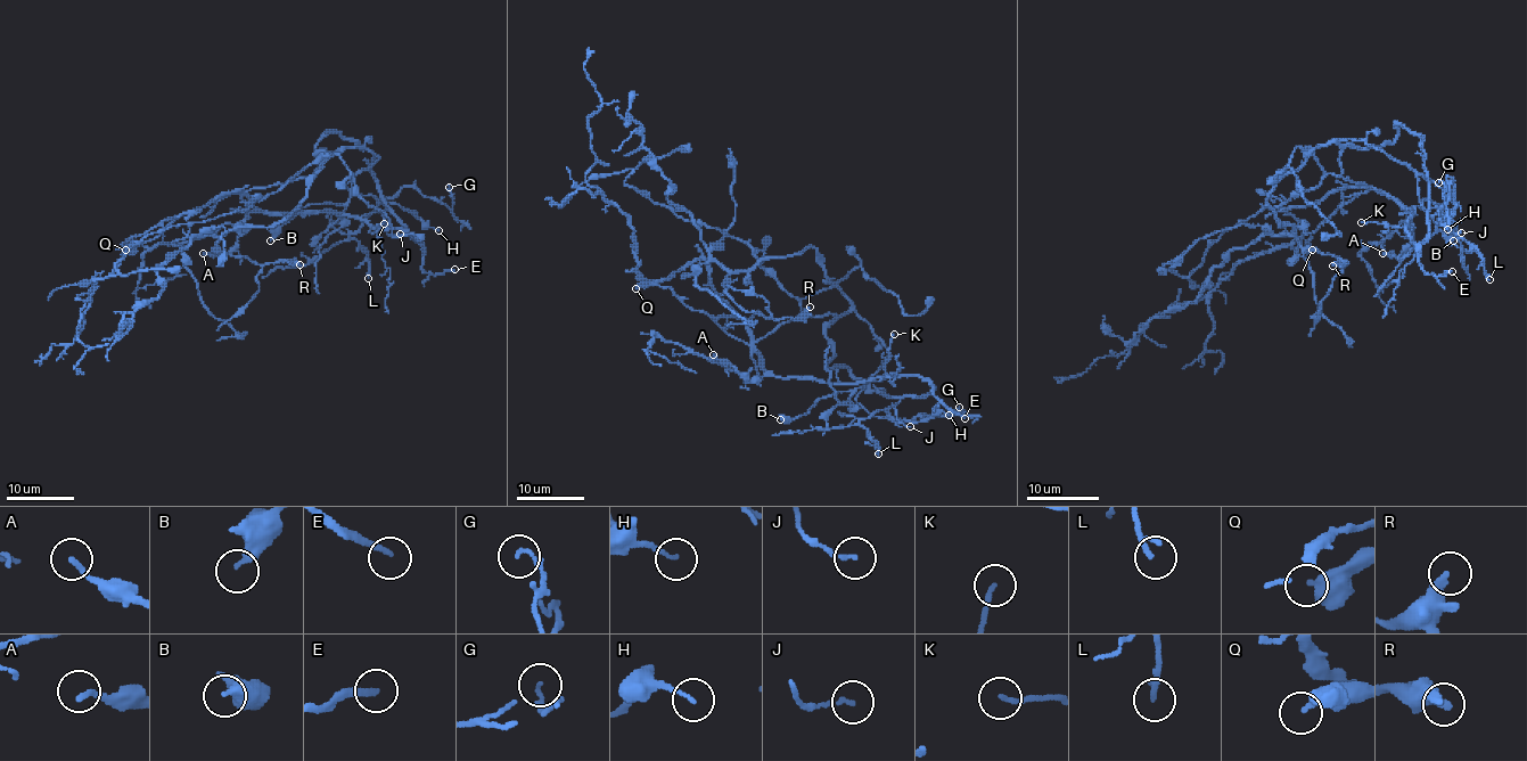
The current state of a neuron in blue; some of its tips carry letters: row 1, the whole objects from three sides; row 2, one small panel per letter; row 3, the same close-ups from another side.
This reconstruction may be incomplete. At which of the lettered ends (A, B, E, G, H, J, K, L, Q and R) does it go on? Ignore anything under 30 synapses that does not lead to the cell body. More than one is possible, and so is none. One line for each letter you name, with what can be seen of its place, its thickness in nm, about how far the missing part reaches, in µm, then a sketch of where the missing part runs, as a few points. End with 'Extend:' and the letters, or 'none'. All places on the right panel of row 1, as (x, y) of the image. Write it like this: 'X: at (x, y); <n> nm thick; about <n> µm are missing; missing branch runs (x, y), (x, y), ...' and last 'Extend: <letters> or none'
E: at (1452, 271); 200 nm thick; about 35 µm are missing; missing branch runs (1452, 271), (1483, 254), (1499, 284), (1511, 284), (1508, 271), (1474, 245)
Extend: E

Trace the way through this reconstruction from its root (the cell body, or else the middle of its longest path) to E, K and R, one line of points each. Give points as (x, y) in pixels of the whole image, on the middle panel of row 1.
E: (780, 326), (754, 344), (758, 362), (776, 376), (826, 383), (920, 376), (936, 397), (965, 418)
K: (780, 326), (754, 344), (758, 362), (776, 376), (826, 383), (880, 377), (894, 334)
R: (780, 326), (832, 284), (814, 248), (727, 277), (727, 293), (748, 312), (797, 319), (810, 307)

